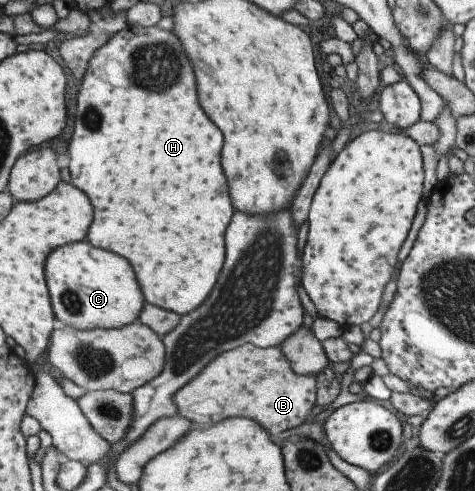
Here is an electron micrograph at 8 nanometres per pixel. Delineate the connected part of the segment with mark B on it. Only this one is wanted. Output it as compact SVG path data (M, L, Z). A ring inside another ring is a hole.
M246 343L219 353L189 383L173 393L176 413L191 423L213 425L229 417L255 421L271 439L281 431L299 427L316 401L315 375L298 375L291 371L279 346L258 348Z

